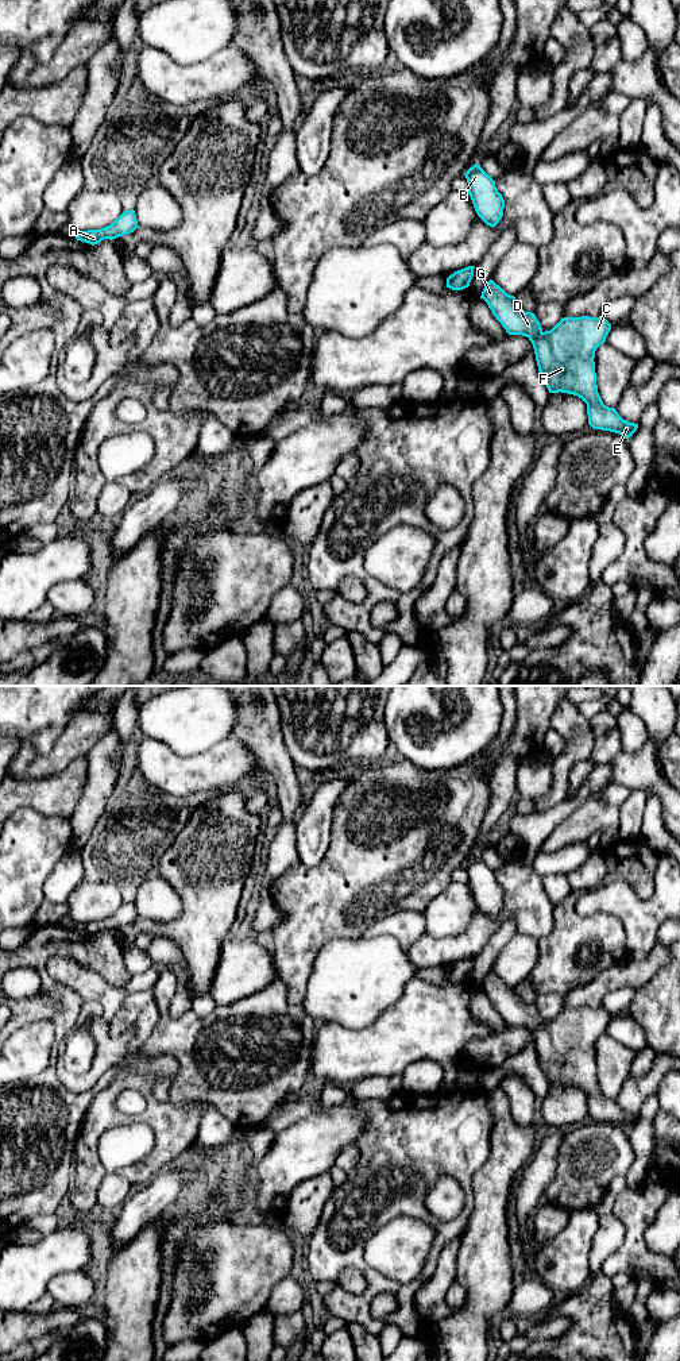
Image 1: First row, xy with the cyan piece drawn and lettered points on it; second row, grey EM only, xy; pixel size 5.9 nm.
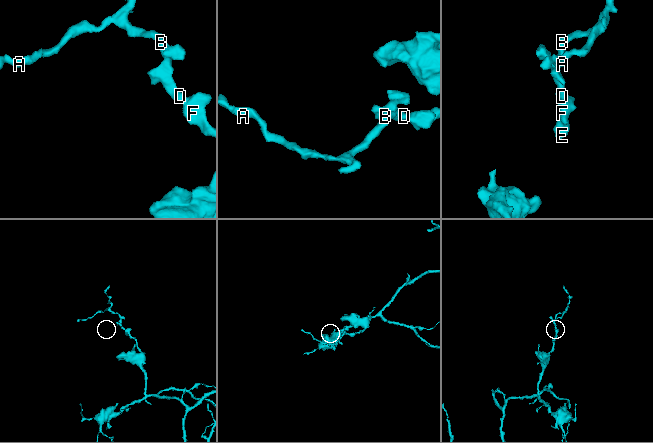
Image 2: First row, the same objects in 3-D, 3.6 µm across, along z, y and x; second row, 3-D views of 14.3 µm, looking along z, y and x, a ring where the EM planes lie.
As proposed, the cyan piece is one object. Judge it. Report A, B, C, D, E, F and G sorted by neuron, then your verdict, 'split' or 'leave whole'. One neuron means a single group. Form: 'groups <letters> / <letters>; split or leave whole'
groups A B C D E F G; leave whole

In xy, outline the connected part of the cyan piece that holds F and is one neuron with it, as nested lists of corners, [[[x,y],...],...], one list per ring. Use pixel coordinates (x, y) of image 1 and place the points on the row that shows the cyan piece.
[[[490,279],[480,298],[483,298],[492,315],[509,335],[526,336],[534,348],[540,377],[549,393],[568,393],[577,396],[587,404],[588,424],[594,429],[610,431],[629,439],[637,431],[638,424],[623,420],[615,408],[603,404],[596,385],[595,351],[606,342],[611,324],[603,317],[564,317],[550,331],[542,331],[540,321],[532,312],[525,312],[499,285]]]

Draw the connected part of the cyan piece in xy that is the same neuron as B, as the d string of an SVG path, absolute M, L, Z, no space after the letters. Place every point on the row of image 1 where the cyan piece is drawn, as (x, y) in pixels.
M478 165L464 174L468 194L478 216L490 227L495 227L503 216L505 200L495 186L495 181Z

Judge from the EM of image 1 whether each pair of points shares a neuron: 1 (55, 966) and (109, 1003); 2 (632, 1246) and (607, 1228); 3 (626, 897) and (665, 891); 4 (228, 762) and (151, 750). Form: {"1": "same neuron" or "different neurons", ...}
{"1": "same neuron", "2": "different neurons", "3": "same neuron", "4": "same neuron"}

